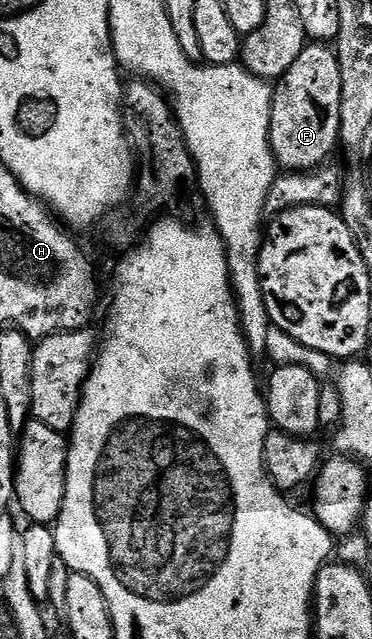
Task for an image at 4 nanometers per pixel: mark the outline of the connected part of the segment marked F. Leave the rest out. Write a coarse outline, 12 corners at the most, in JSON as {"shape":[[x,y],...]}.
{"shape":[[311,41],[274,86],[283,171],[340,146],[337,49]]}

